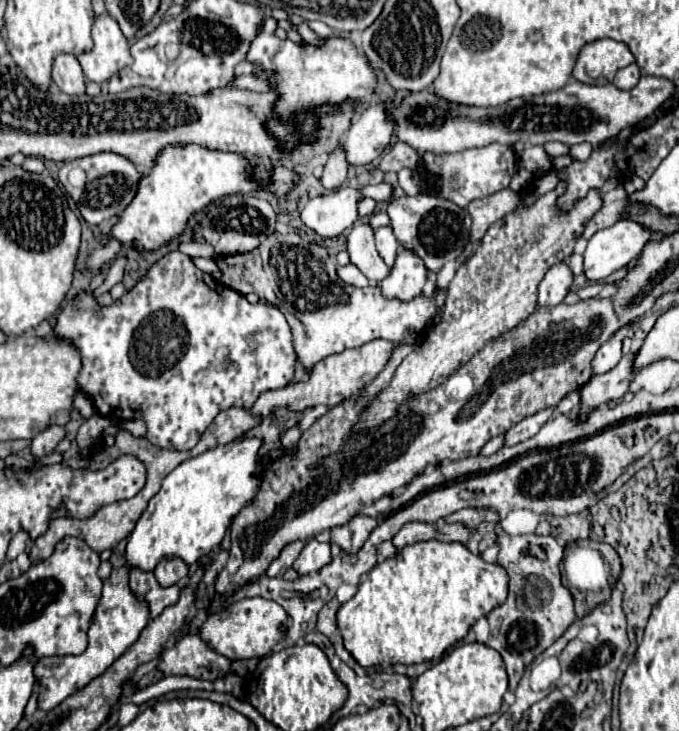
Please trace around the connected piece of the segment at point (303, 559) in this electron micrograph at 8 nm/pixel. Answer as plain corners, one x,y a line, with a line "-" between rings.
309,540
307,546
303,548
303,552
299,554
299,558
293,562
293,570
299,576
307,576
311,572
321,570
329,562
331,562
331,544
329,542
321,544
317,540

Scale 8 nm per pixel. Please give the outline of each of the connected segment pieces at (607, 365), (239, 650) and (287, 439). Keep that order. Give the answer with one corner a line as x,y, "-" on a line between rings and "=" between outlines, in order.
609,338
595,354
593,358
593,372
595,374
605,374
613,370
621,360
621,340
=
245,598
227,608
227,612
211,614
201,628
201,638
219,654
231,660
243,658
263,658
271,654
273,646
285,638
287,632
287,612
273,600
265,598
=
295,425
283,433
281,437
282,449
292,448
299,440
302,430
299,425

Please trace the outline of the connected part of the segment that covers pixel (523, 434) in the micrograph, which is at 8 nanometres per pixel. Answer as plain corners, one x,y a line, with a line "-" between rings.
545,408
545,410
537,412
537,414
521,420
521,422
515,424
513,428
509,428
509,430
505,432
505,444
503,444
503,446
513,446
513,444
525,442
525,440
529,440
531,436
535,436
537,430
539,430
549,418
553,418
553,412
555,412
553,408

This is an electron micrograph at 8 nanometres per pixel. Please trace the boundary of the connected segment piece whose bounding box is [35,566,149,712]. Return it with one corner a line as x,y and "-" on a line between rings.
115,568
109,580
103,582
103,594
97,604
97,612
93,614
93,622
87,632
87,648
79,656
51,656
37,660
35,676
39,682
37,688
37,704
39,710
53,710
75,690
87,686
93,678
103,674
141,634
145,624
149,622
149,610
145,602
139,602
129,588
129,568

